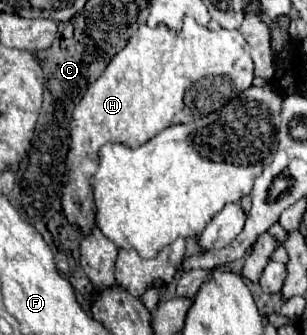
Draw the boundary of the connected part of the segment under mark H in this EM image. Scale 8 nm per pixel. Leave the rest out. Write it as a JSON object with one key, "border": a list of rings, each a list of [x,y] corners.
{"border":[[[190,17],[184,19],[180,31],[170,31],[164,23],[154,29],[140,25],[128,45],[112,57],[102,77],[88,87],[72,115],[68,177],[62,195],[68,221],[84,233],[94,225],[90,177],[96,173],[98,149],[106,141],[138,147],[170,125],[206,117],[252,85],[252,69],[250,45],[236,29],[210,31]]]}

